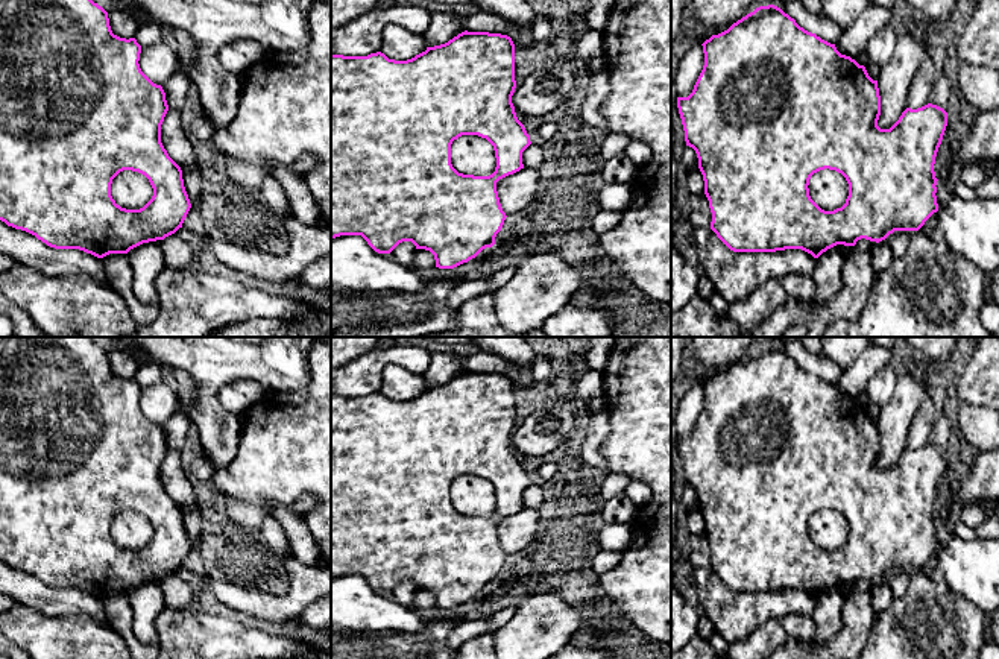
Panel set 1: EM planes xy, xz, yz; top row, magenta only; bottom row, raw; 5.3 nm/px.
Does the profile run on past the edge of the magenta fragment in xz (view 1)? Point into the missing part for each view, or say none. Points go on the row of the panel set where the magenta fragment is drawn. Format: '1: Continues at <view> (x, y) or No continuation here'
1: No continuation here

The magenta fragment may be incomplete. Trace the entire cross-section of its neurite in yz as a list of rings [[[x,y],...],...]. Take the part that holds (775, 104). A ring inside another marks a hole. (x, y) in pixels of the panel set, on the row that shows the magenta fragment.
[[[774,5],[759,6],[747,14],[727,30],[712,35],[703,44],[704,65],[688,97],[677,97],[677,108],[682,118],[686,146],[692,147],[698,158],[698,169],[704,181],[704,194],[712,213],[711,229],[733,252],[776,252],[785,249],[802,249],[818,258],[827,249],[844,244],[855,246],[858,240],[882,241],[894,231],[919,231],[925,222],[938,211],[937,178],[934,172],[935,156],[941,144],[947,112],[932,103],[922,108],[906,108],[899,120],[890,129],[881,129],[878,120],[881,115],[881,96],[878,80],[873,80],[865,67],[859,65],[850,56],[841,55],[835,44],[830,44],[815,33],[800,27],[794,18]],[[820,170],[835,170],[841,173],[849,184],[849,196],[841,208],[834,211],[821,210],[809,196],[809,179]]]

